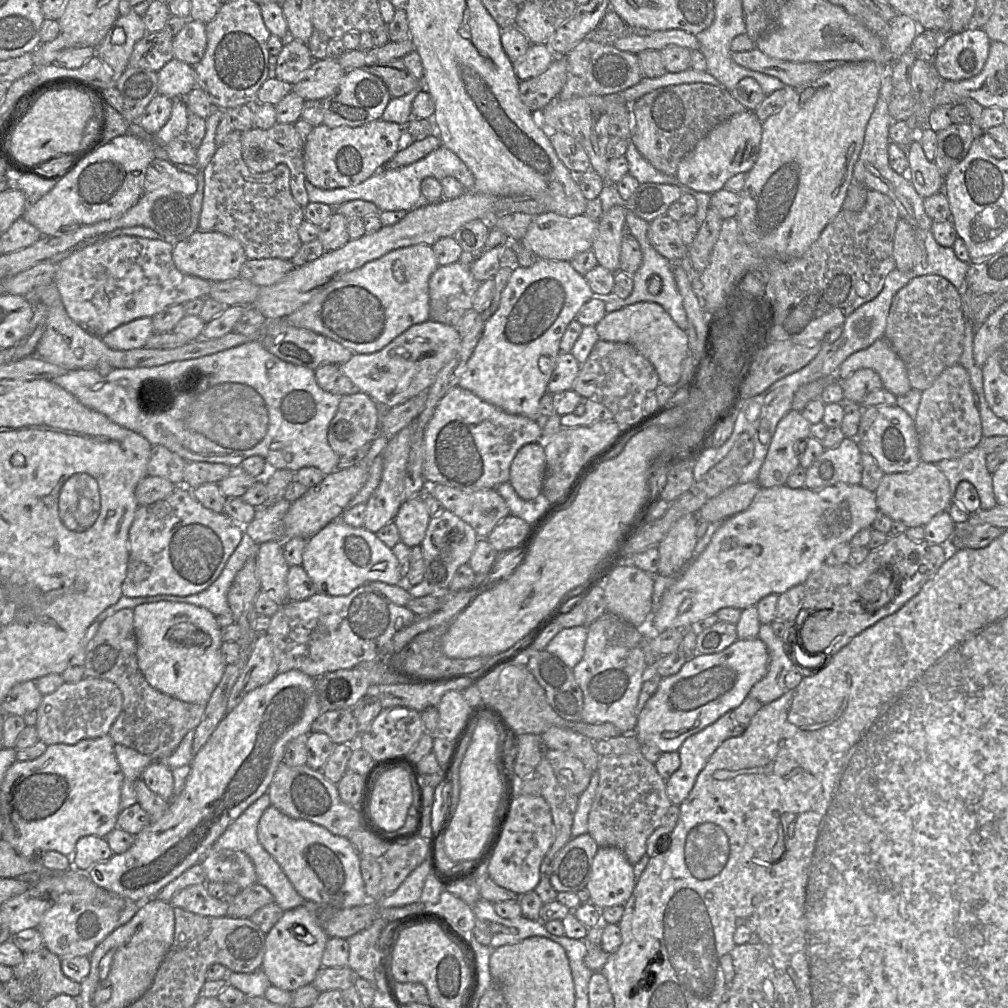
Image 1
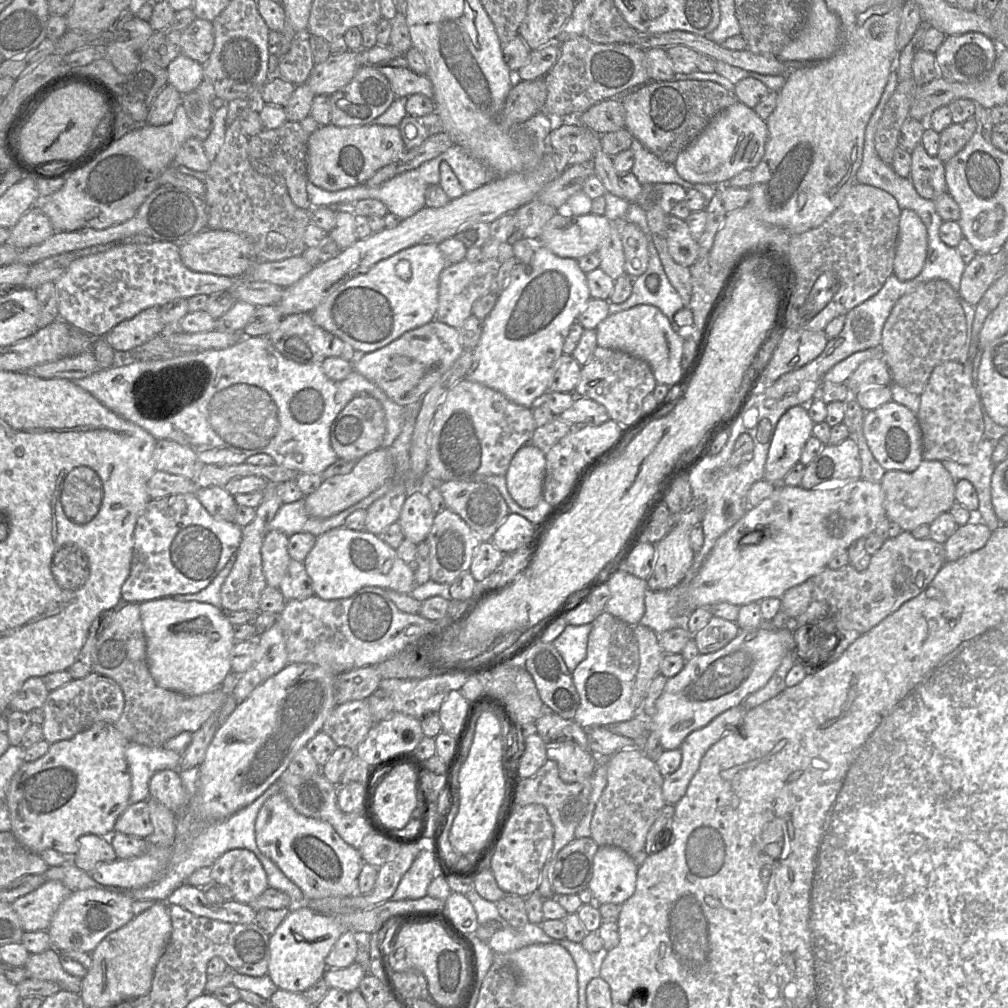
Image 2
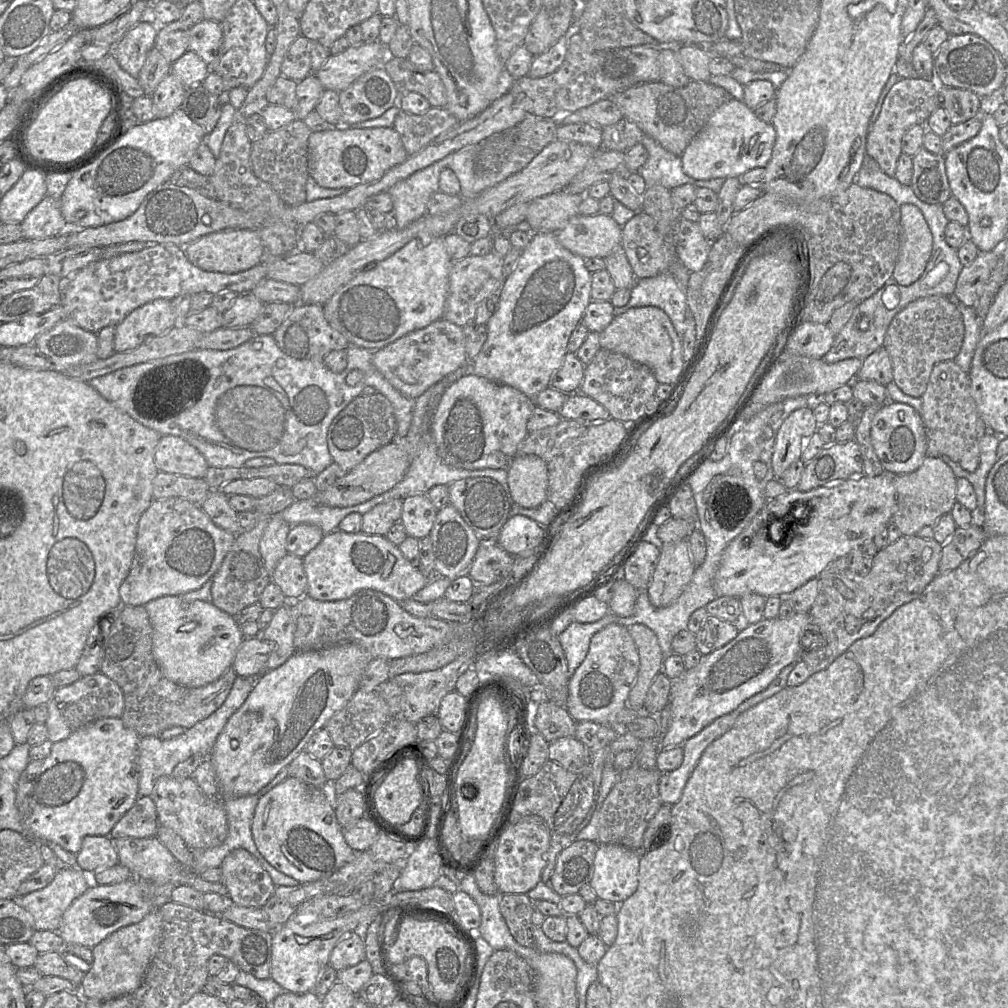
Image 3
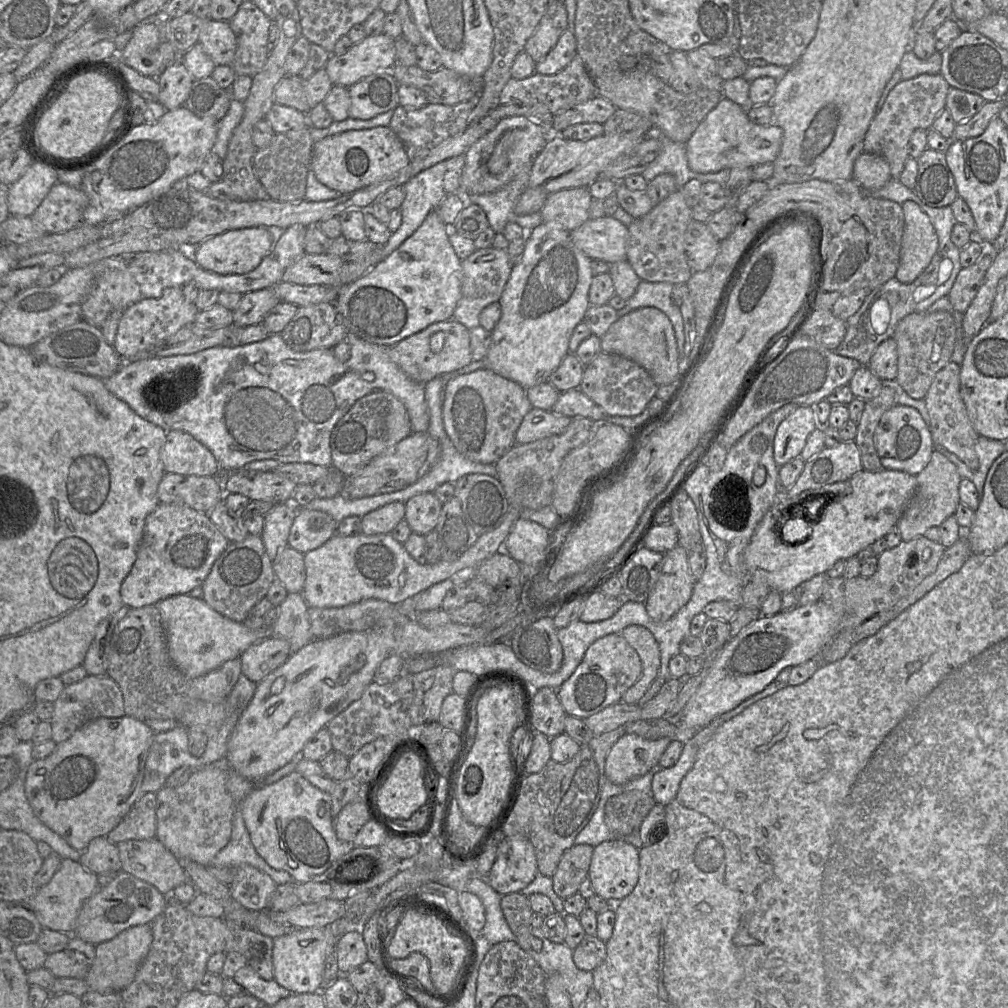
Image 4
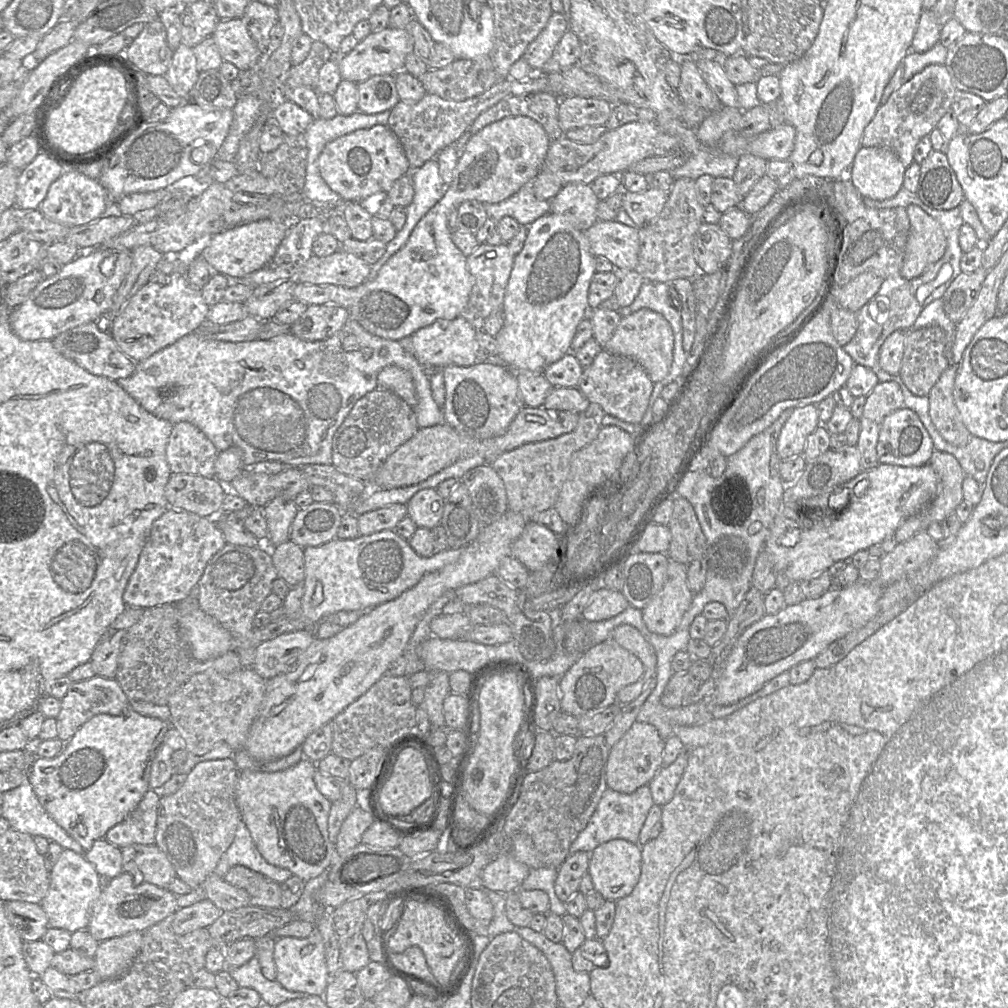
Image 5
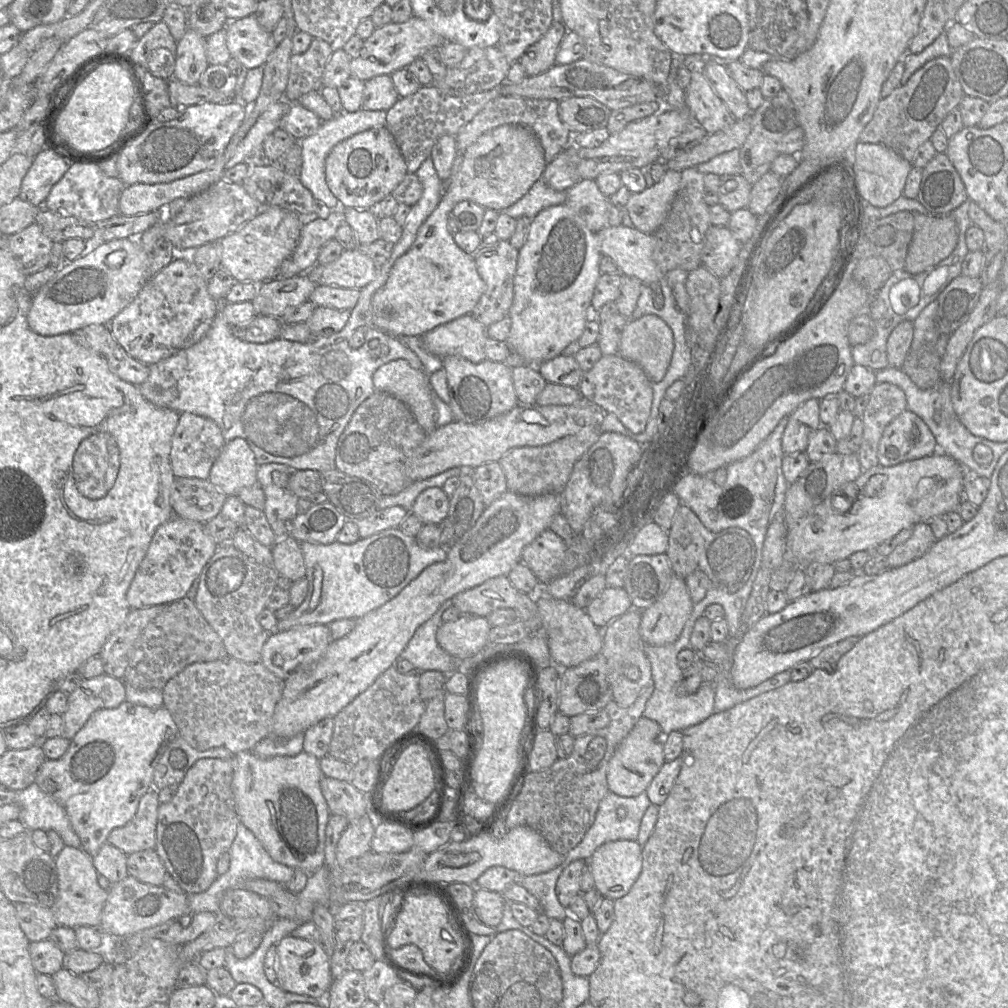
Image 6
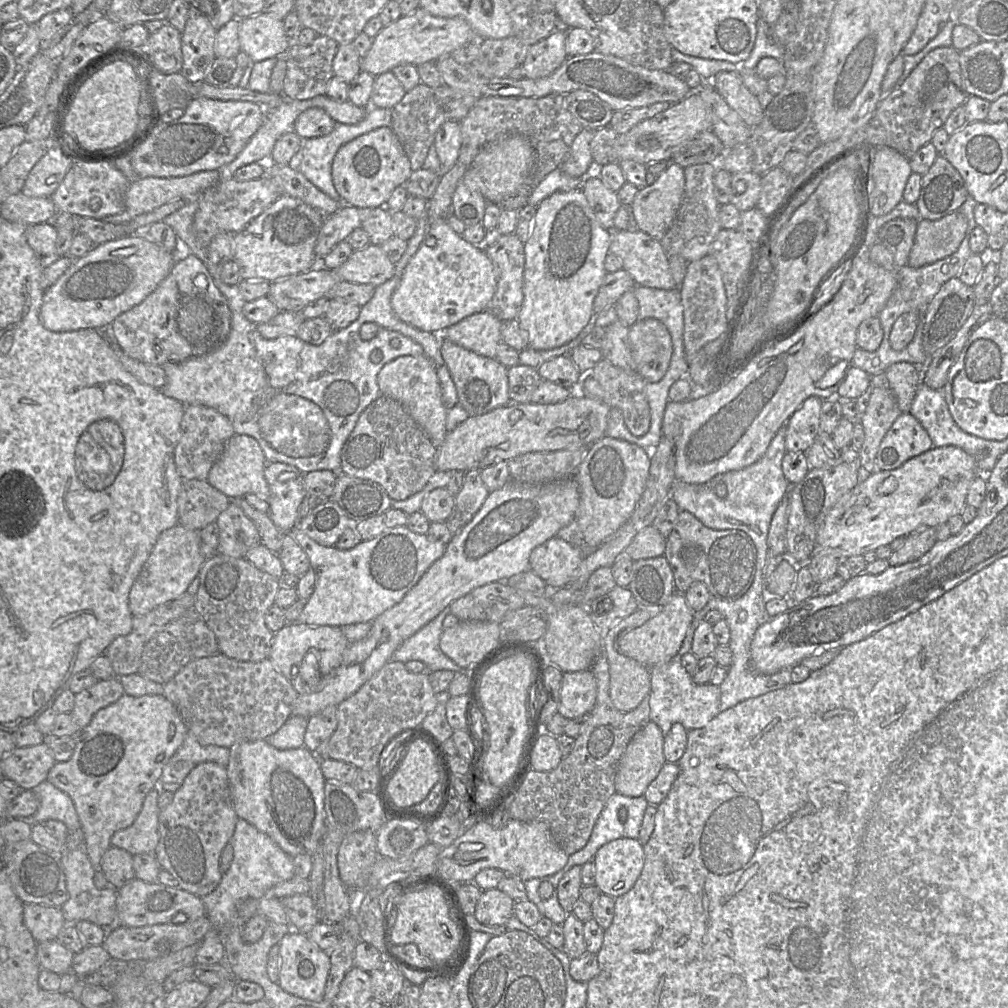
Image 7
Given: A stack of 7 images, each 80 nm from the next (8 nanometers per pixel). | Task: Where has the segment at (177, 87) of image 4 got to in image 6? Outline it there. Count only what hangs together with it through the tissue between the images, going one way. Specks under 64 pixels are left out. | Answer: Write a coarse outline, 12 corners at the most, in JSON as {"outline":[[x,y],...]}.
{"outline":[[187,28],[173,78],[198,84],[209,66],[206,38]]}

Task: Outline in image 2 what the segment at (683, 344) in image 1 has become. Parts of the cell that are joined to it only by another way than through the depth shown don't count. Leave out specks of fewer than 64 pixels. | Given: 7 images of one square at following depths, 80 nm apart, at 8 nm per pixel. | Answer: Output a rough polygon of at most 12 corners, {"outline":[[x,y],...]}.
{"outline":[[655,306],[609,314],[597,346],[649,364],[679,385],[683,338]]}

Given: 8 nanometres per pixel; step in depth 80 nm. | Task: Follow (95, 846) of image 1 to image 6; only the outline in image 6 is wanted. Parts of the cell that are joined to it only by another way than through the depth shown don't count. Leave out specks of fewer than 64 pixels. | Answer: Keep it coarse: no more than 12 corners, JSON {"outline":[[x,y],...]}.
{"outline":[[104,843],[92,862],[112,884],[129,875],[127,854]]}

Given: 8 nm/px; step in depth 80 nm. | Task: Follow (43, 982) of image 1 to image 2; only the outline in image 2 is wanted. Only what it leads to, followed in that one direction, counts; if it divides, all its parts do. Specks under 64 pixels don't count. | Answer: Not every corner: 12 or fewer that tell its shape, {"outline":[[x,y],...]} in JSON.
{"outline":[[49,948],[30,954],[28,978],[52,981],[80,993],[82,978],[66,972],[60,953]]}

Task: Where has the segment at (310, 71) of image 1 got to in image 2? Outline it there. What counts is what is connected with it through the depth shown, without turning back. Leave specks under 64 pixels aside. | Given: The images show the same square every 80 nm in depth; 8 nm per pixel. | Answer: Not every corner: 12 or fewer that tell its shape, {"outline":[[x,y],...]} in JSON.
{"outline":[[356,51],[314,65],[306,84],[315,96],[346,86],[359,67]]}

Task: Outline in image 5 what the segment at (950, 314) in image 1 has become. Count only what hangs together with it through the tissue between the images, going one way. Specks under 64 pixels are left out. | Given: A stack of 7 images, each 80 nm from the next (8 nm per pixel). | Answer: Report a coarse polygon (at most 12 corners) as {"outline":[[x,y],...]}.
{"outline":[[940,326],[906,331],[899,376],[928,396],[948,366]]}

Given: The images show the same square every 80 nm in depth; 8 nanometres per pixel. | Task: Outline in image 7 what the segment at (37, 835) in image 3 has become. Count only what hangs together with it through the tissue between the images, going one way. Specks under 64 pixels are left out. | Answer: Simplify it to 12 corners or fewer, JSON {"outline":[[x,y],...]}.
{"outline":[[123,694],[47,781],[95,870],[188,734],[164,695]]}

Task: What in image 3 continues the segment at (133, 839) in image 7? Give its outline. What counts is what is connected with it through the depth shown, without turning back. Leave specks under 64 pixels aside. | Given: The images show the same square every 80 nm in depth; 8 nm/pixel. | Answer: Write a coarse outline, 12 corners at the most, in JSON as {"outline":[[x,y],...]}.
{"outline":[[151,796],[138,797],[109,837],[156,836]]}

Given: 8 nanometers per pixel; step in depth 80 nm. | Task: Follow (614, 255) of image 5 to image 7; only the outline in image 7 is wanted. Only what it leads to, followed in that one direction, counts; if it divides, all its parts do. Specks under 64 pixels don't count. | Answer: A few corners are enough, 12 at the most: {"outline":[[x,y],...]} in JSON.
{"outline":[[613,230],[609,252],[636,286],[679,288],[660,241]]}

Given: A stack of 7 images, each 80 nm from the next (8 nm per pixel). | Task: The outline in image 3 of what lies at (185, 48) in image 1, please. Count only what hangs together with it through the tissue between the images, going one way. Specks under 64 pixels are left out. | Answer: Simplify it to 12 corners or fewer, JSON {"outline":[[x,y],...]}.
{"outline":[[220,22],[190,27],[188,50],[210,67],[219,61]]}

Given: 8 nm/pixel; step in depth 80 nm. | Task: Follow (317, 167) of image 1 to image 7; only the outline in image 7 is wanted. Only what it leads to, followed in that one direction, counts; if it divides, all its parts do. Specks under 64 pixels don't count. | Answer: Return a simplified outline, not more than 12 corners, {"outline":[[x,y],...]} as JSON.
{"outline":[[390,127],[341,146],[331,176],[343,204],[382,208],[409,158]]}

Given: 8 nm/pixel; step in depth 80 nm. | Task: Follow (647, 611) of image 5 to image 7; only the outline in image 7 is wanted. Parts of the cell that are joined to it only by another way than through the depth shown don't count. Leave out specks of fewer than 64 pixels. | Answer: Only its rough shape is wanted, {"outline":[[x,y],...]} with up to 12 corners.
{"outline":[[675,591],[656,616],[619,638],[647,668],[678,653],[694,612]]}

